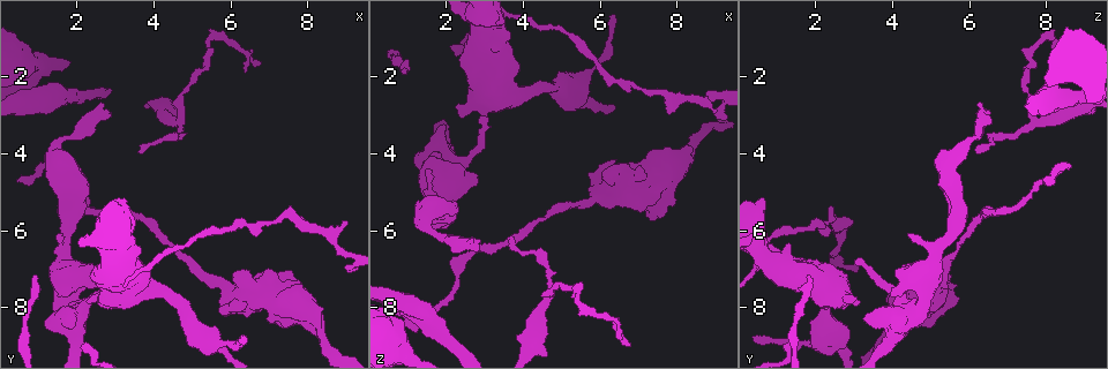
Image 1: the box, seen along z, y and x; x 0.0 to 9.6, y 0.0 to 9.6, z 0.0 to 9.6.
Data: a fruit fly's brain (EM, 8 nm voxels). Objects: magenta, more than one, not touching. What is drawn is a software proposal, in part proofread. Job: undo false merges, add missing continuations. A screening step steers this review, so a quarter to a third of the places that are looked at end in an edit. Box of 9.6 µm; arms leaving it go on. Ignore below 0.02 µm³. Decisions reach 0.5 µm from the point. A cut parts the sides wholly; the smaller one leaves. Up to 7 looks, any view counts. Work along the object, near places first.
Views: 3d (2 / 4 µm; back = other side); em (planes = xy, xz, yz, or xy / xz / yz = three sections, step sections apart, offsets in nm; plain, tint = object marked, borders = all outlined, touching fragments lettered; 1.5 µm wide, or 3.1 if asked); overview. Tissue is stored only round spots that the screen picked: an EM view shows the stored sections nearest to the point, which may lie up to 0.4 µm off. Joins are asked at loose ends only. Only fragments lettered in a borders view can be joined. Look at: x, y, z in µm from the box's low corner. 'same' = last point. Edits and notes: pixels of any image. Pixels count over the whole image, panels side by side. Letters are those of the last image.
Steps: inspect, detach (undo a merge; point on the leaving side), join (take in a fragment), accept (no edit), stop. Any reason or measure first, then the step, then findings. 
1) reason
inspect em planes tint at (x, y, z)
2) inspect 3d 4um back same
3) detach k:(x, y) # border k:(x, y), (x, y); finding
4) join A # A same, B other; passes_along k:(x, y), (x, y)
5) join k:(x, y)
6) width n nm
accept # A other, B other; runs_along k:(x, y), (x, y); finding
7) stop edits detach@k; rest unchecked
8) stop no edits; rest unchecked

inspect 3d 4um back at (5.65, 8.15, 4.55)

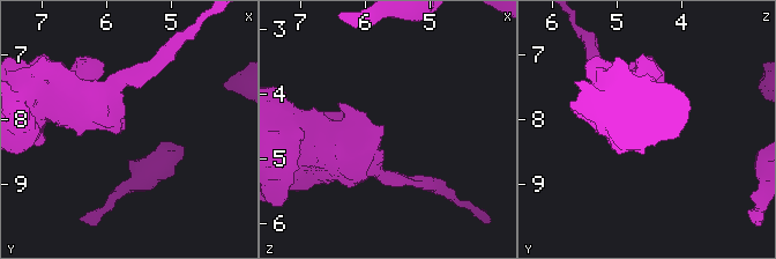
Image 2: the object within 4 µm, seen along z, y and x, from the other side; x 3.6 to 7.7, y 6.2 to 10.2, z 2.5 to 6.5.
inspect em xz step 8 borders at (5.70, 8.05, 4.55)

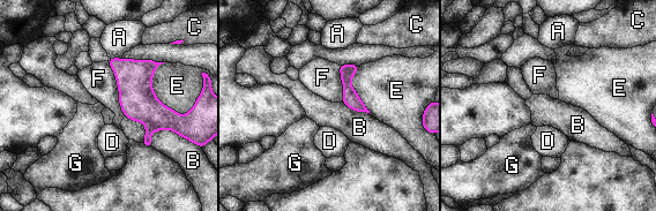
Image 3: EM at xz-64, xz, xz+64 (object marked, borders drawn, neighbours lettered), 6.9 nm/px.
cut it another way
inspect em planes borders same

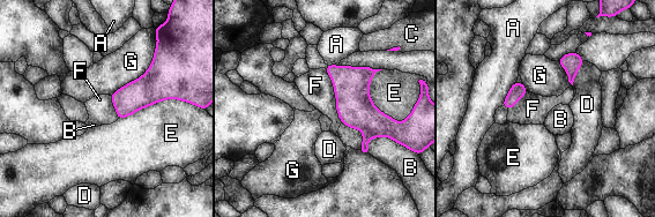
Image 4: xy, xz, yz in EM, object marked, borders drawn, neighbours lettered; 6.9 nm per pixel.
accept # A other, B other, C other, D other, E other, F other, G other; border 4:(324, 68), (342, 121); no lettered fragment goes on from it

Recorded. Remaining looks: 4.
branch stops here
inspect 3d 4um at (2.00, 8.35, 3.30)

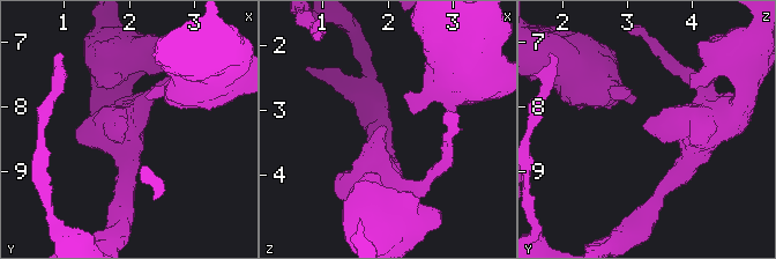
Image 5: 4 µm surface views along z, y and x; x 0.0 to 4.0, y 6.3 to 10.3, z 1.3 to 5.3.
need the tissue
inspect em planes plain at (1.95, 8.40, 3.30)

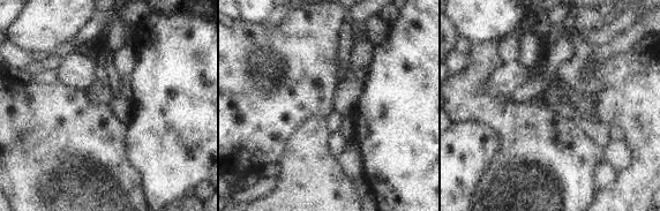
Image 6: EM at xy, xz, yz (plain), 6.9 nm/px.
see the neighbours
inspect em planes borders same

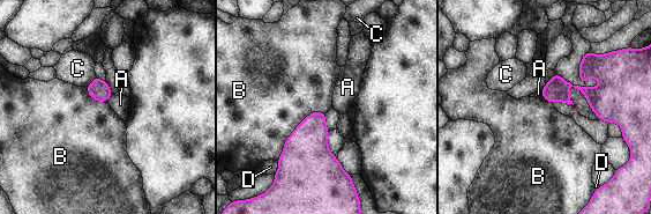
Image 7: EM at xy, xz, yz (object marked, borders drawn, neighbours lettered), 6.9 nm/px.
accept # A other, B other, C other, D other; border 7:(321, 110), (297, 126), (276, 160); no lettered fragment goes on from it

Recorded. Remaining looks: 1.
stop no edits; rest unchecked

